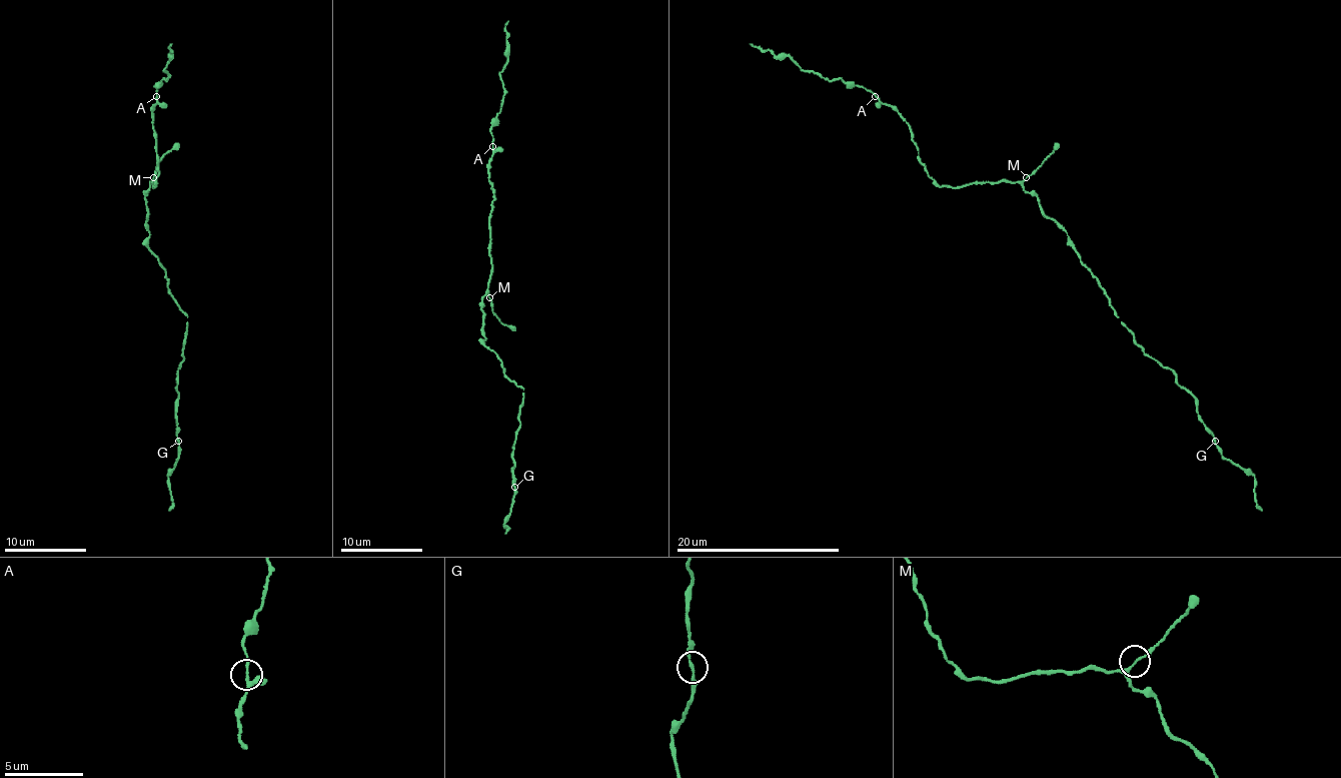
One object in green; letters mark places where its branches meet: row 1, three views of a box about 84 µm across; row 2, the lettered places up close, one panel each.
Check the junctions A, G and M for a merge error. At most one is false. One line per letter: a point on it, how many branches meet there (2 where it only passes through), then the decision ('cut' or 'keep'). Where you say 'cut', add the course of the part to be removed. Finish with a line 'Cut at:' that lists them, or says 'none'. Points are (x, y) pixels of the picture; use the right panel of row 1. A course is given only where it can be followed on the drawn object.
A: at (875, 96); 3 branches meet; keep
G: at (1215, 441); 2 branches meet; keep
M: at (1026, 177); 3 branches meet; keep
Cut at: none

